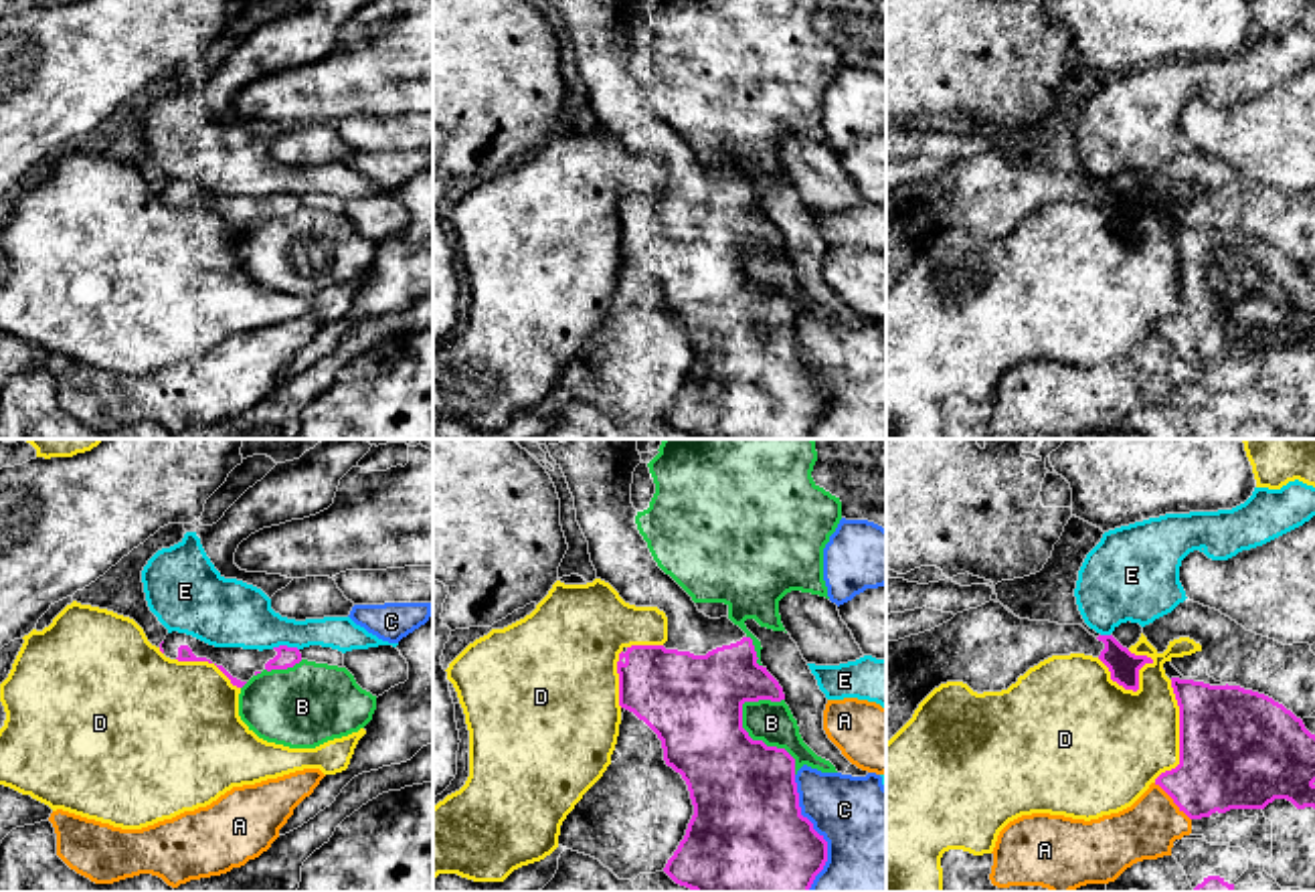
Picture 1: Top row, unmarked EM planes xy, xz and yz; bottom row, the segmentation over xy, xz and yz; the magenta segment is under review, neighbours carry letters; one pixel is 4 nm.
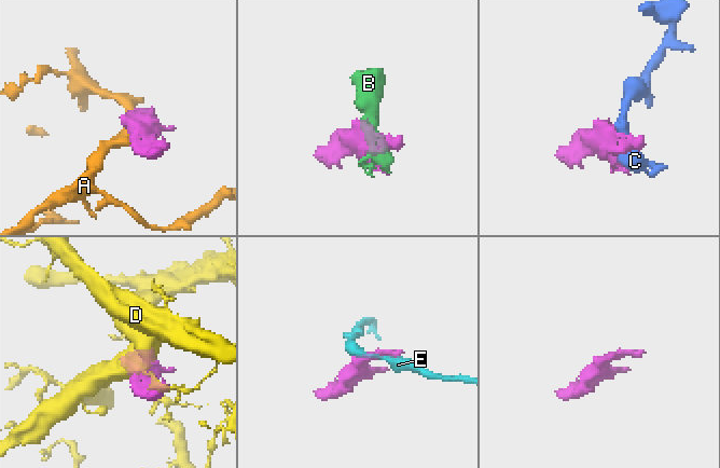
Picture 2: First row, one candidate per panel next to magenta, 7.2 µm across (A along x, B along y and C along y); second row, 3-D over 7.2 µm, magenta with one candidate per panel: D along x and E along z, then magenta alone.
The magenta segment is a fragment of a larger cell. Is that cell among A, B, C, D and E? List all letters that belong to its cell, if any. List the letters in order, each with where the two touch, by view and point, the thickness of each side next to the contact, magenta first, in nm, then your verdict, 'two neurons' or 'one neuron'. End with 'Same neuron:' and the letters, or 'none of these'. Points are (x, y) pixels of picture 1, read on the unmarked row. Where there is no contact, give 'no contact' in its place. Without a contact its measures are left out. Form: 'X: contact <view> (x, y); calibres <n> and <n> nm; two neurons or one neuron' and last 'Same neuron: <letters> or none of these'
A: contact yz (1174, 348); calibres 360 and 240 nm; two neurons
B: contact xz (761, 288); calibres 420 and 160 nm; two neurons
C: contact xz (818, 381); calibres 480 and 420 nm; two neurons
D: contact yz (1180, 282); calibres 480 and 420 nm; two neurons
E: contact xy (286, 193); calibres 80 and 260 nm; two neurons
Same neuron: none of these

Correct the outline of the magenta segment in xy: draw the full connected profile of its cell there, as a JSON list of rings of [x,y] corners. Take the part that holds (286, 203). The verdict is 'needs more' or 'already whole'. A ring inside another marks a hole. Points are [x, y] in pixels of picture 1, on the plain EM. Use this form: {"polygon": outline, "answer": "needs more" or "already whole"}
{"polygon": [[[172,178],[160,190],[160,198],[178,208],[214,210],[233,233],[243,235],[263,216],[287,216],[301,208],[297,194],[279,192],[273,196],[214,194],[192,182]]], "answer": "needs more"}

